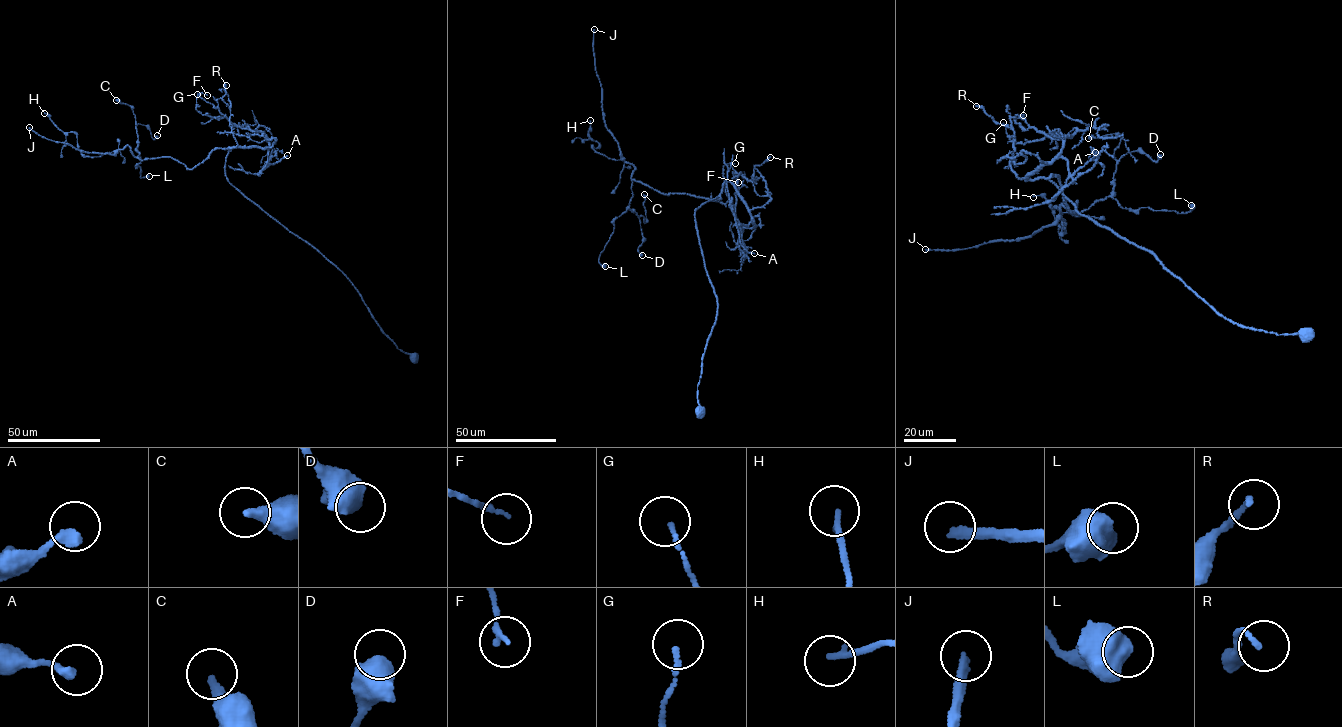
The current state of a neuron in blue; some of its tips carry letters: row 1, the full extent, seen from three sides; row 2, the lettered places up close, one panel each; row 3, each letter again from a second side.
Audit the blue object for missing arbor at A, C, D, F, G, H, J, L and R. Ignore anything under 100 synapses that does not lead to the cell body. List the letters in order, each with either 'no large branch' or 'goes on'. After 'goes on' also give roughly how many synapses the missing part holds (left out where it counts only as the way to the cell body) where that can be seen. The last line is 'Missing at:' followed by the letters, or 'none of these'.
A: no large branch
C: no large branch
D: no large branch
F: no large branch
G: no large branch
H: no large branch
J: goes on; about 140 synapses
L: no large branch
R: no large branch
Missing at: J

